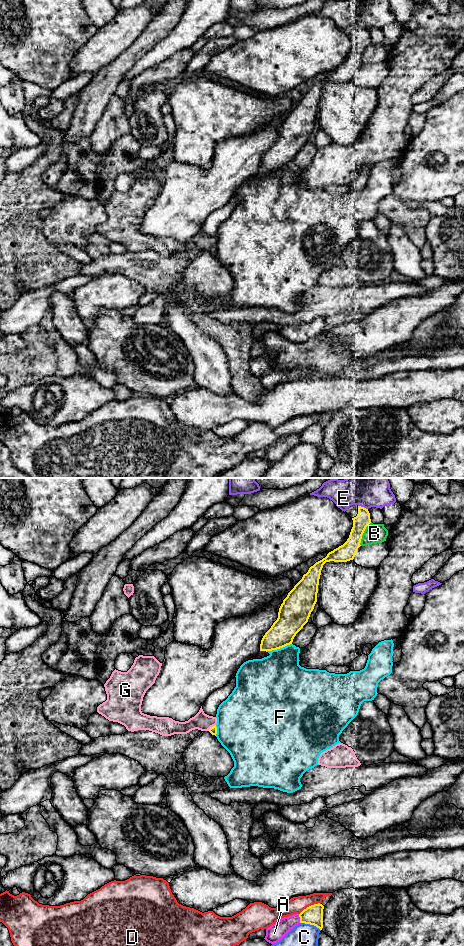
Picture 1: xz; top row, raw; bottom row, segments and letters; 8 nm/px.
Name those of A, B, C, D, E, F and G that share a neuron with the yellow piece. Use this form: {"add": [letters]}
{"add": []}

